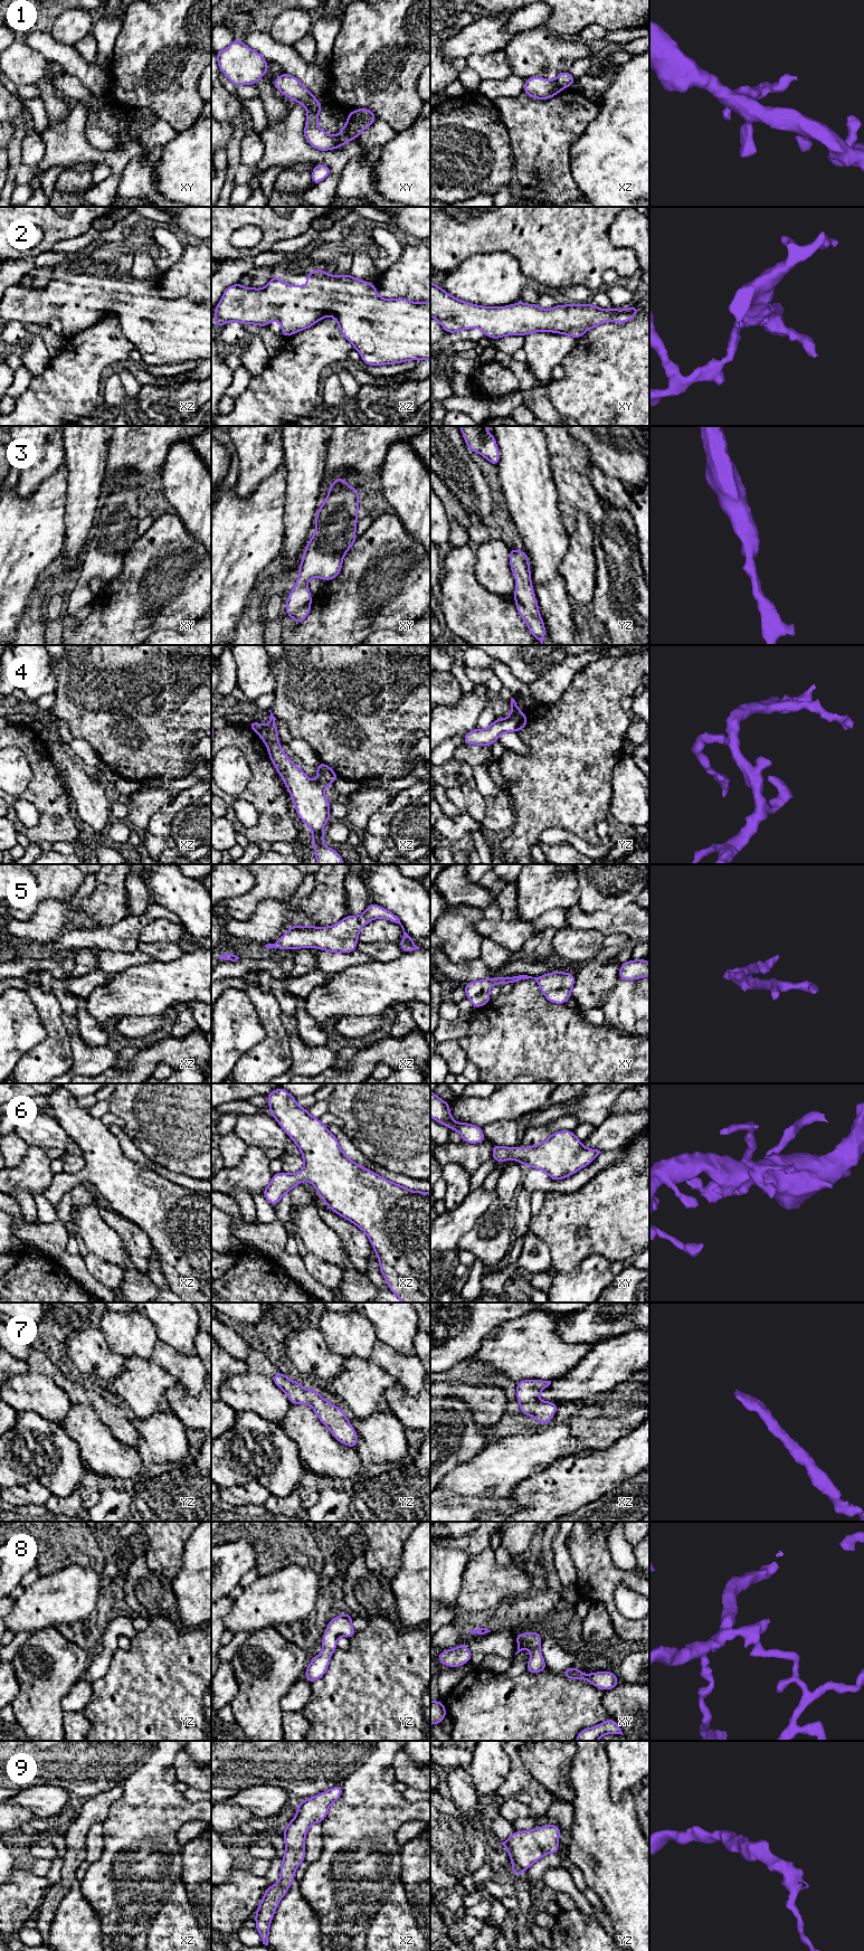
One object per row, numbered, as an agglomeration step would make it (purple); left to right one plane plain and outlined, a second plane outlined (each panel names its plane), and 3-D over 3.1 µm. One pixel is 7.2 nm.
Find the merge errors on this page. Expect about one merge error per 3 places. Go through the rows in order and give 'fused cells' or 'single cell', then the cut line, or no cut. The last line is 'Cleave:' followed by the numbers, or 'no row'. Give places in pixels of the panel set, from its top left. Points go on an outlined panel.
1: fused cells; cut in xy along (336, 136), (336, 145), (334, 148)
2: single cell; no cut
3: single cell; no cut
4: fused cells; cut in yz along (520, 711), (511, 714)
5: single cell; no cut
6: single cell; no cut
7: single cell; no cut
8: single cell; no cut
9: single cell; no cut
Cleave: 1, 4

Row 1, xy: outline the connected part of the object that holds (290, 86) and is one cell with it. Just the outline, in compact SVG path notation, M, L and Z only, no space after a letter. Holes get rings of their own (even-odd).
M286 73L278 76L273 85L284 96L294 100L295 103L300 103L306 108L307 116L303 135L307 143L320 151L335 149L338 138L327 134L317 125L317 115L323 106L317 102L316 96L312 95L296 77Z

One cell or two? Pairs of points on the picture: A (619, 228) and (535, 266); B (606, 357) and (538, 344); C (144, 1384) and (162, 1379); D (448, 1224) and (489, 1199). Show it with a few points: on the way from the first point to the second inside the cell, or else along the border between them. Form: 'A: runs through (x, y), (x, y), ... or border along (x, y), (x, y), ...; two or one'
A: border along (614, 218), (609, 240), (630, 248); two
B: border along (577, 339), (571, 350), (560, 362); two
C: runs through (149, 1382), (158, 1381); one
D: runs through (458, 1222), (478, 1202); one

